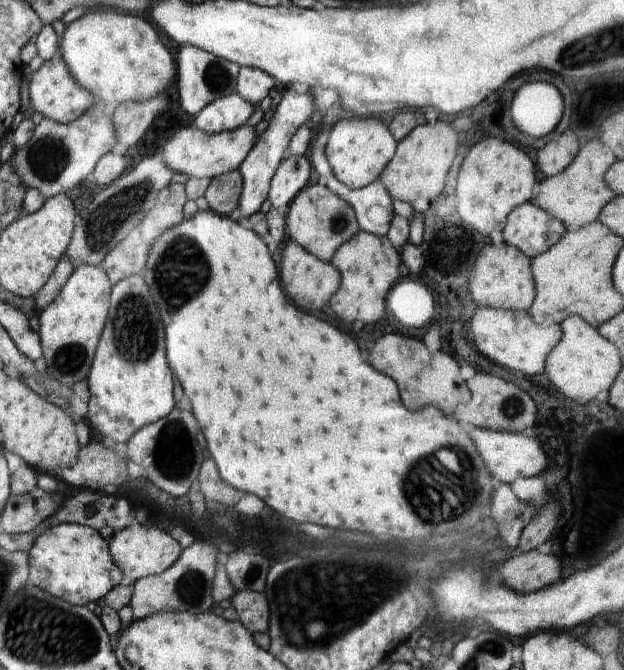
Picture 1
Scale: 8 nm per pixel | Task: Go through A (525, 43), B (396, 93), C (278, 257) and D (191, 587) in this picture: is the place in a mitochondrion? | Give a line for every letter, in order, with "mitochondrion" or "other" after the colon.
A: other
B: other
C: other
D: mitochondrion

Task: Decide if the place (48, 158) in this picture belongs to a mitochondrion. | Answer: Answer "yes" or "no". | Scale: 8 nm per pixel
yes

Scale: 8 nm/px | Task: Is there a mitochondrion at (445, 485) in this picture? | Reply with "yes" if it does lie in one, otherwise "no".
yes

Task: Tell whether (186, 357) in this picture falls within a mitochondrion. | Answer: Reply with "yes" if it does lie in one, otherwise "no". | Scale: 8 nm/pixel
no

